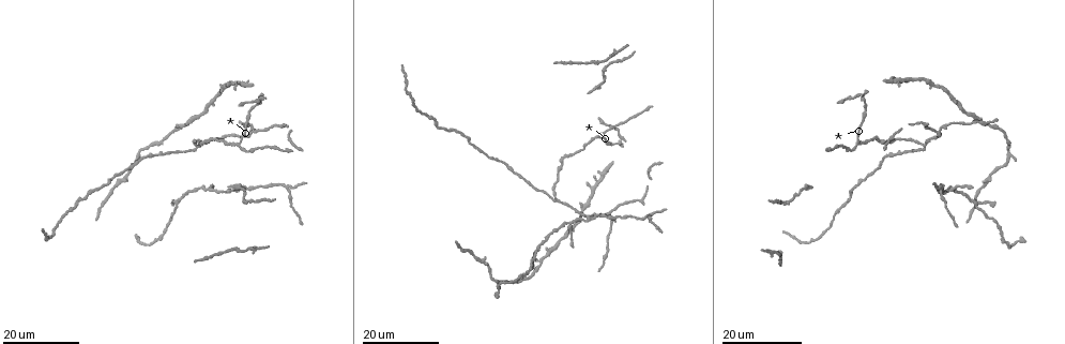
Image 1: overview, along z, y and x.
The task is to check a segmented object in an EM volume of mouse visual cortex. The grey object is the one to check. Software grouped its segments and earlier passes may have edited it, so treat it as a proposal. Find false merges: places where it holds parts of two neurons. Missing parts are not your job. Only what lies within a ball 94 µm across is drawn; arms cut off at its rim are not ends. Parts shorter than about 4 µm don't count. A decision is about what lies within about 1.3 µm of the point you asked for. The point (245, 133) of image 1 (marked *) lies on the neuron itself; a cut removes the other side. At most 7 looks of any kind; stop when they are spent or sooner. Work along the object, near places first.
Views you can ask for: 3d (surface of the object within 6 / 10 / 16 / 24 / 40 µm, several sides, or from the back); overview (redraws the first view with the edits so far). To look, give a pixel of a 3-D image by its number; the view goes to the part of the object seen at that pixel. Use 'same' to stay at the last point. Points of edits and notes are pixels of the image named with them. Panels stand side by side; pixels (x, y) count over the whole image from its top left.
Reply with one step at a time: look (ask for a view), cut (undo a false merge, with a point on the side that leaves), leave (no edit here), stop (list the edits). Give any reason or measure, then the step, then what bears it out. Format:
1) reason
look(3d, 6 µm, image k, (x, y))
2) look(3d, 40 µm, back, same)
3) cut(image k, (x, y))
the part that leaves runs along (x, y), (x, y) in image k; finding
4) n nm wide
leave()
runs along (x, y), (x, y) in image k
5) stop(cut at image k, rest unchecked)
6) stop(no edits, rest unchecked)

four-way junction
look(3d, 24 µm, image 1, (939, 133))

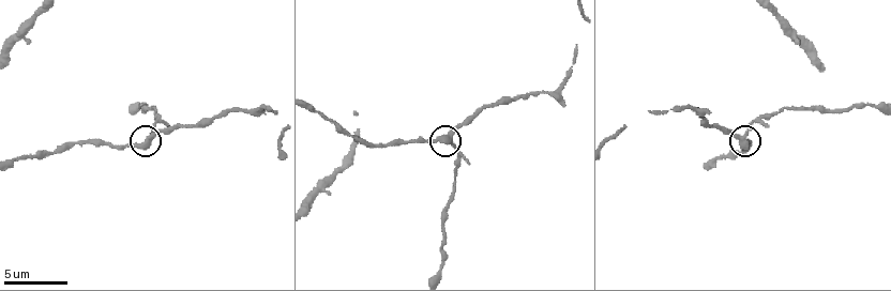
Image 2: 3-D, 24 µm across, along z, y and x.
look(3d, 6 µm, image 2, (147, 137))

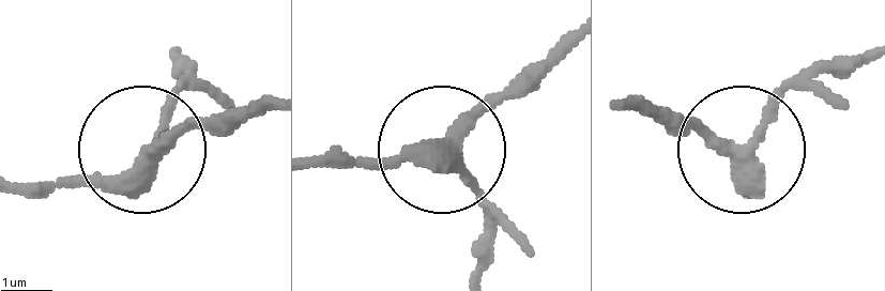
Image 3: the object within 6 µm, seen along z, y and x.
320 nm wide
leave()
continuous, no second neuron

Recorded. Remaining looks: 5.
three arms meet
look(3d, 24 µm, image 1, (646, 214))

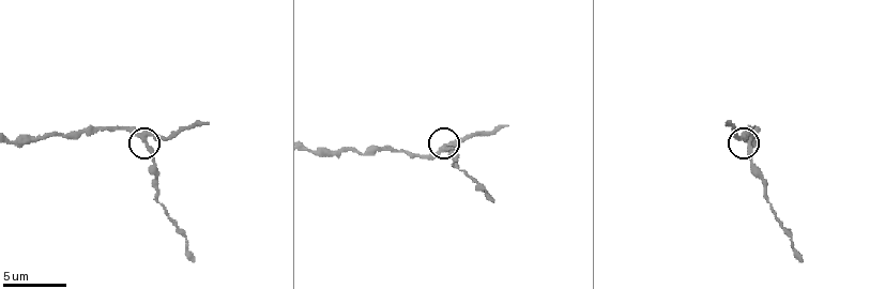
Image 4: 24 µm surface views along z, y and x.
look(3d, 6 µm, image 4, (443, 147))

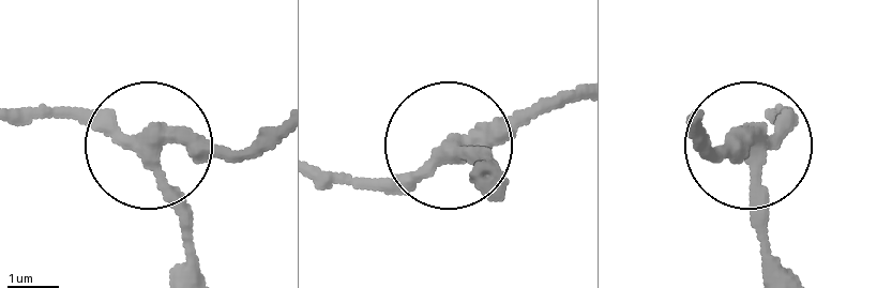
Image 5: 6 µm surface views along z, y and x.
330 nm wide
leave()
runs along (327, 171), (390, 184), (565, 100) in image 5; continuous, no second neuron

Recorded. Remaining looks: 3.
thin arm on a thick one
look(3d, 16 µm, image 1, (975, 204))

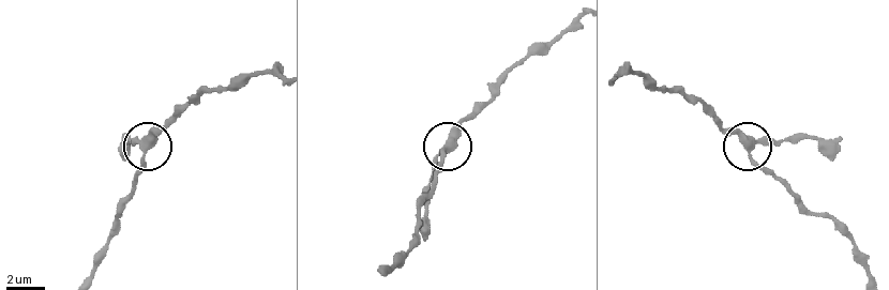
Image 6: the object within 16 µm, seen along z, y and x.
look(3d, 6 µm, image 6, (145, 143))

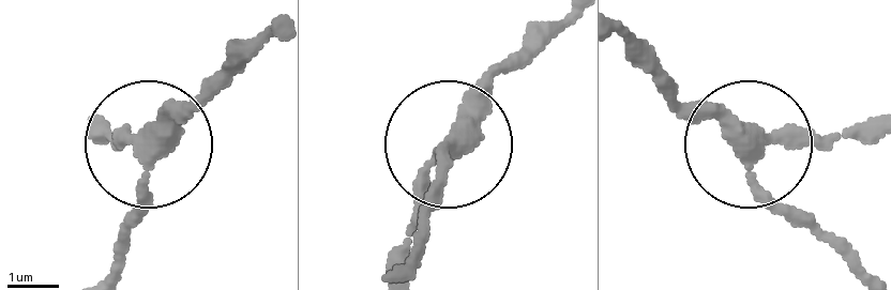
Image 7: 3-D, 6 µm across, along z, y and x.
leave()
all the same neuron

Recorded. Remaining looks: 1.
stop(no edits, rest unchecked)

